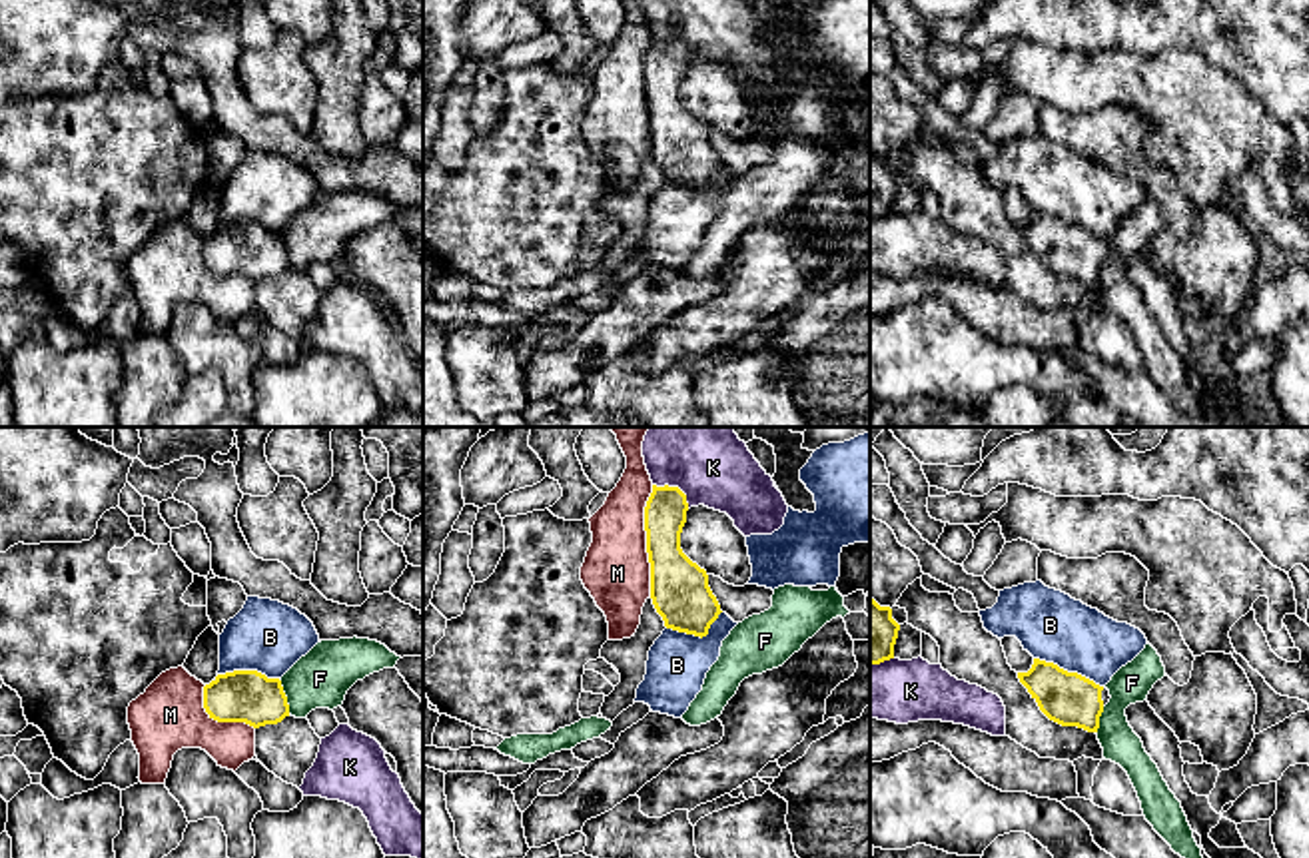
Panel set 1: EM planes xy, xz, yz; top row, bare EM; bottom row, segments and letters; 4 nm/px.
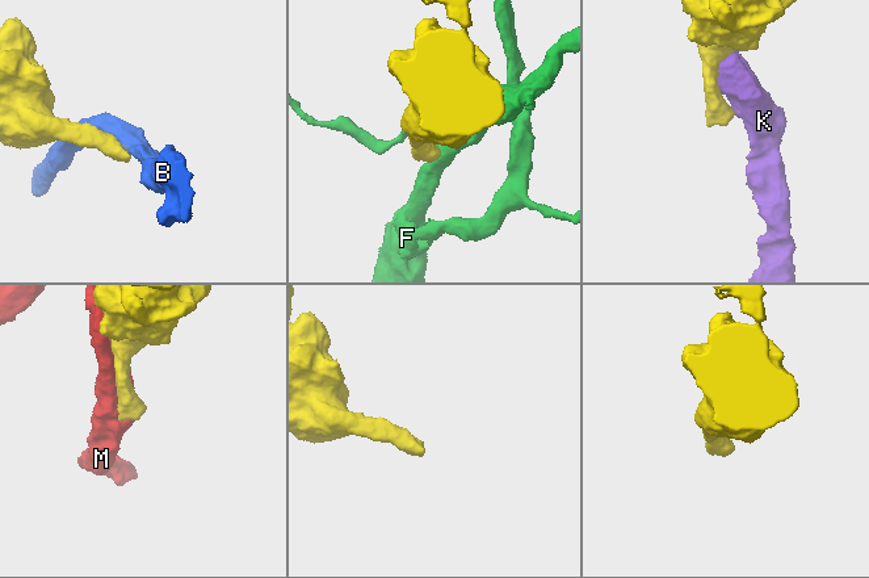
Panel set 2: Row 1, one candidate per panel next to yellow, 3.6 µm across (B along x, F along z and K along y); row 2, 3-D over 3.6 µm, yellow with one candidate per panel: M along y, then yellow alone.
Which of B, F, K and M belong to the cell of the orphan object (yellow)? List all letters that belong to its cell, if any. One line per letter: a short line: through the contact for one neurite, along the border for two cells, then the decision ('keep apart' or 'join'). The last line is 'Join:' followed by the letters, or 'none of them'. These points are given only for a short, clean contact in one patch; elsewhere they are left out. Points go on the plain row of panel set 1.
B: yz (1034, 210), (1076, 224), (1102, 240) | keep apart
F: xy (278, 232), (290, 266) | keep apart
K: keep apart
M: keep apart
Join: none of them

